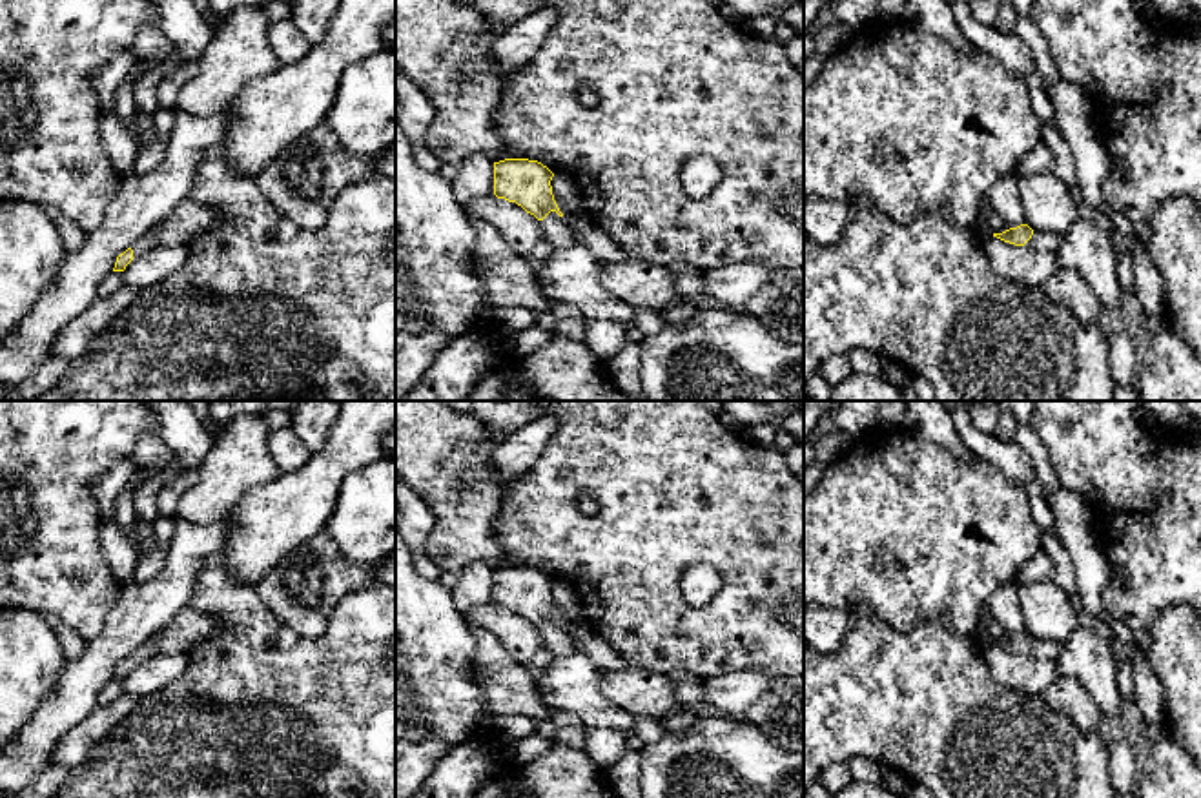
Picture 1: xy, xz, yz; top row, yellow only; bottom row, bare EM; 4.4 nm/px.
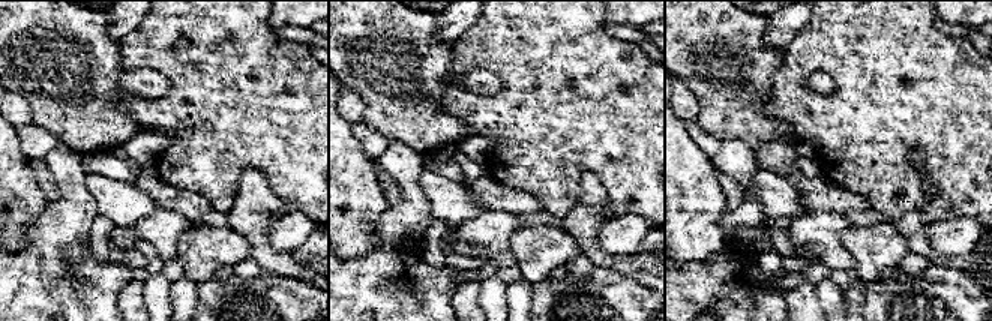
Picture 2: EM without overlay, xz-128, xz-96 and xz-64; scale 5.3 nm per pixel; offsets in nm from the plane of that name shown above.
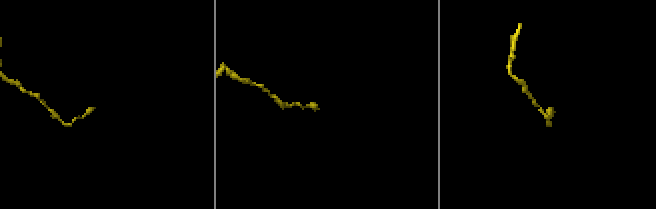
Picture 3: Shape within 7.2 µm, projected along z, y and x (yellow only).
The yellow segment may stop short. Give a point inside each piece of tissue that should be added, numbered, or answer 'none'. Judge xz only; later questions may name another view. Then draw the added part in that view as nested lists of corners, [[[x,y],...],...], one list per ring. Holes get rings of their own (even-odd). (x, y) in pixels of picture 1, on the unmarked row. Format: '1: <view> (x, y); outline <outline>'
1: xz (560, 640); outline [[[550,619],[543,629],[538,630],[543,639],[543,645],[554,656],[576,654],[578,652],[576,639],[580,634],[583,634],[583,629],[559,625],[556,619]]]

